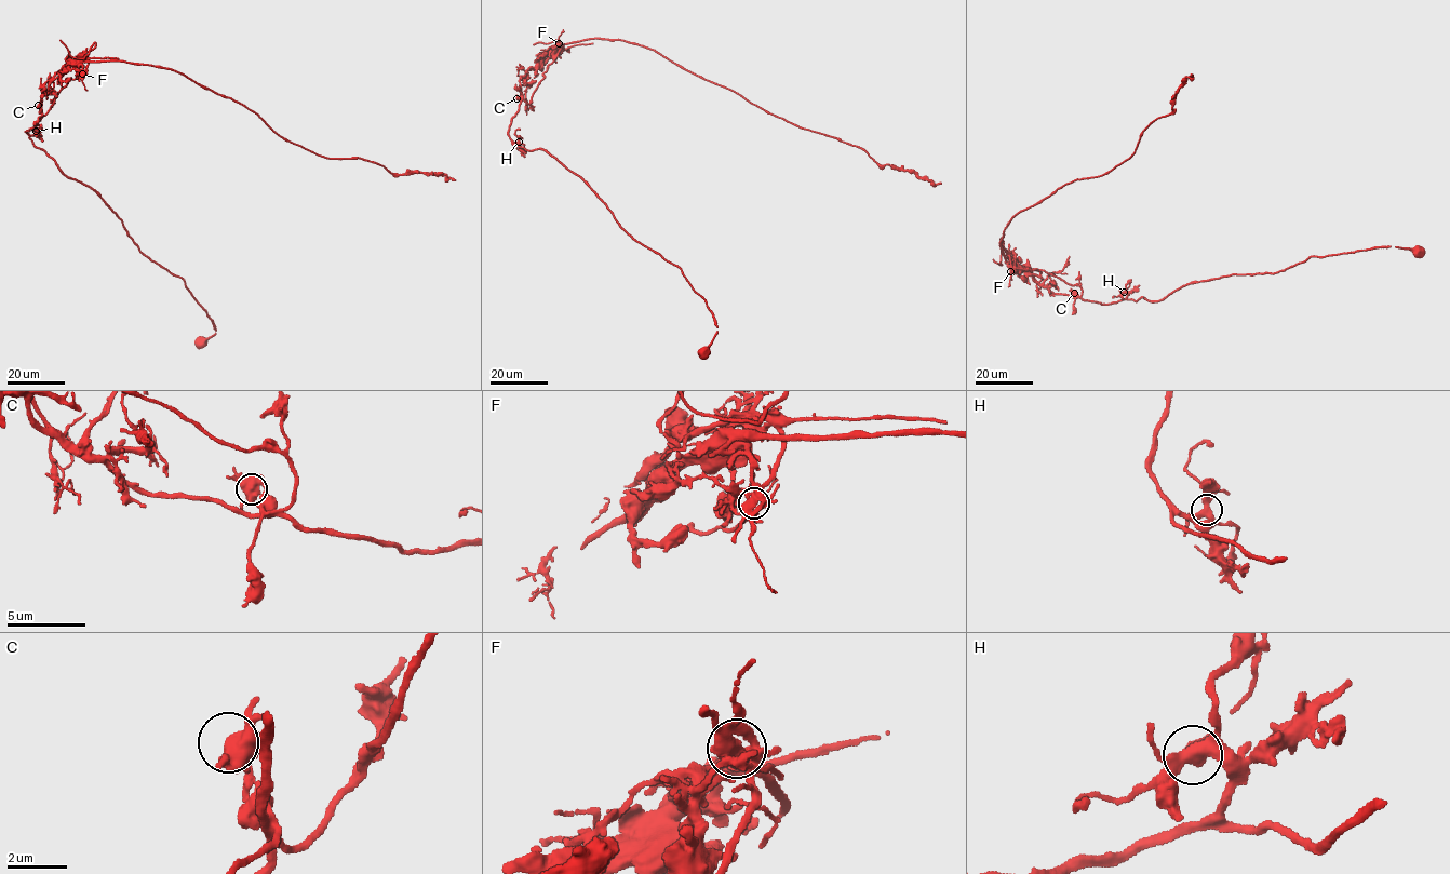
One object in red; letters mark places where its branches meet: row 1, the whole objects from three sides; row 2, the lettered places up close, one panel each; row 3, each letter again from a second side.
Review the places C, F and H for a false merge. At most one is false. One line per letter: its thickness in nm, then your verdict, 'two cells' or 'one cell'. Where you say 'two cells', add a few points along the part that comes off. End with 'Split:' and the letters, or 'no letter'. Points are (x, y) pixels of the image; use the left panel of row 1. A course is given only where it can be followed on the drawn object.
C: 480 nm | one cell
F: 480 nm | two cells | (82, 74), (88, 61), (77, 58), (61, 69), (49, 84), (50, 72)
H: 400 nm | one cell
Split: F

